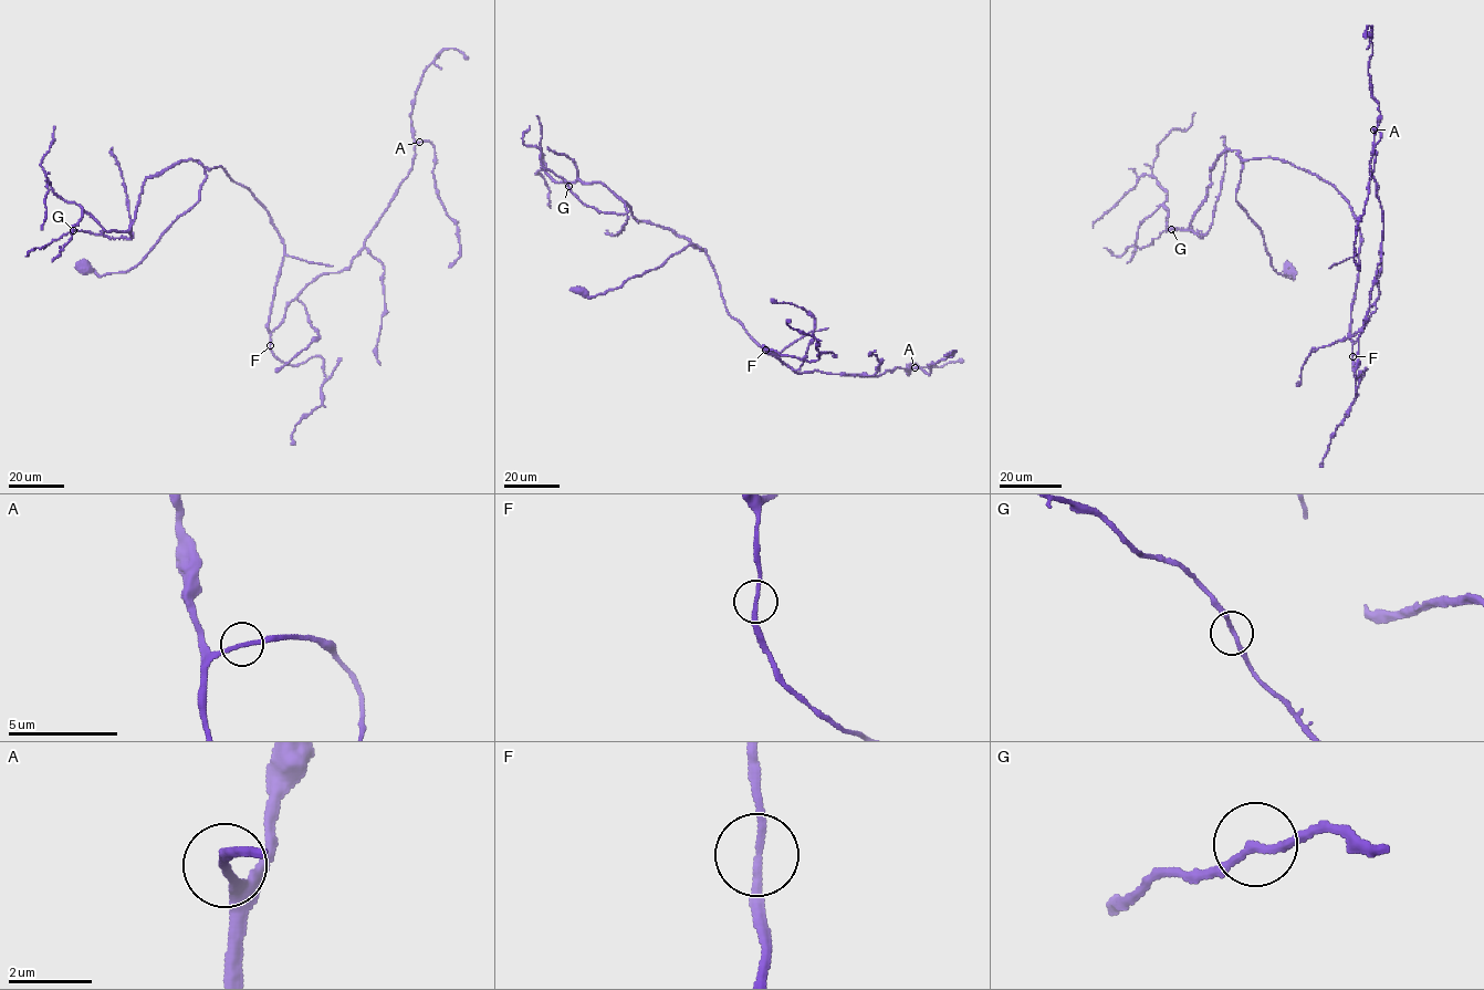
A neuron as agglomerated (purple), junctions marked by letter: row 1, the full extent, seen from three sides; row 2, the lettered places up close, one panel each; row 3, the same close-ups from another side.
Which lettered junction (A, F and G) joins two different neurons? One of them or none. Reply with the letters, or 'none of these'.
none of these

